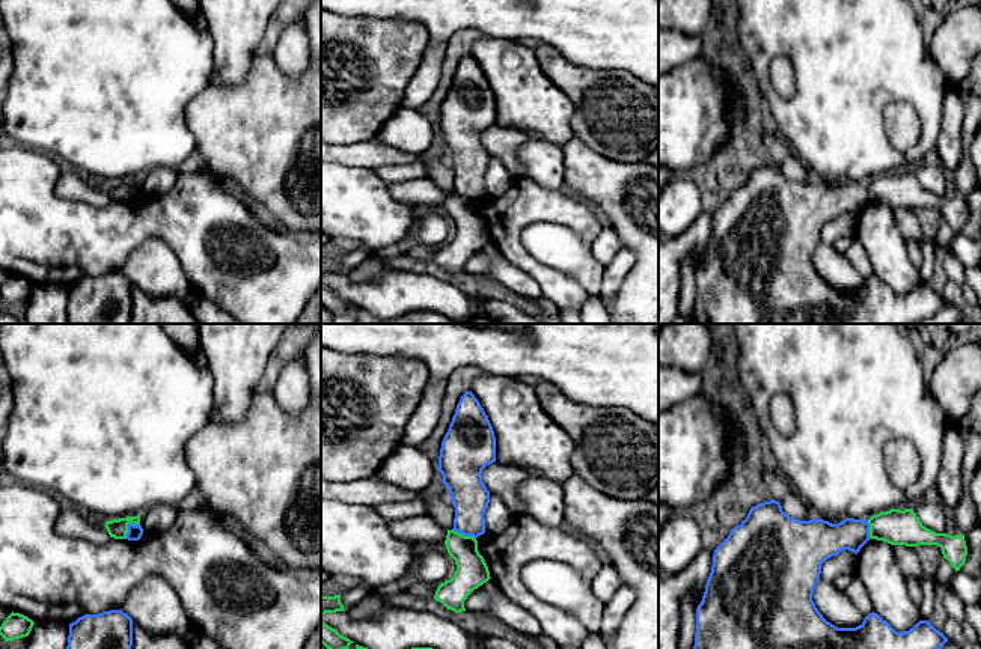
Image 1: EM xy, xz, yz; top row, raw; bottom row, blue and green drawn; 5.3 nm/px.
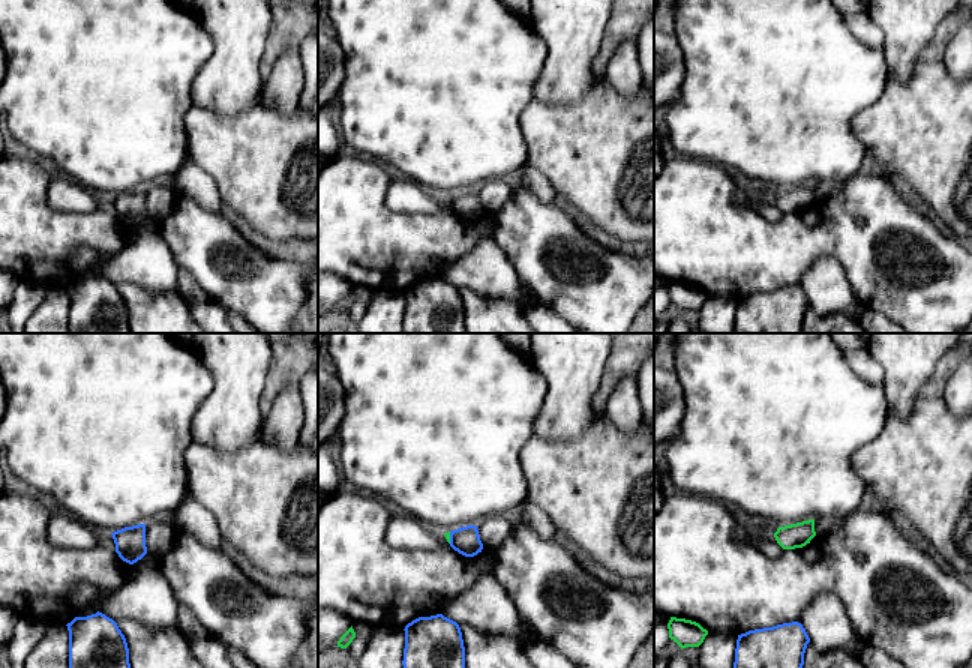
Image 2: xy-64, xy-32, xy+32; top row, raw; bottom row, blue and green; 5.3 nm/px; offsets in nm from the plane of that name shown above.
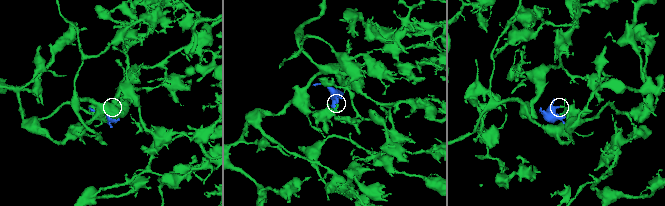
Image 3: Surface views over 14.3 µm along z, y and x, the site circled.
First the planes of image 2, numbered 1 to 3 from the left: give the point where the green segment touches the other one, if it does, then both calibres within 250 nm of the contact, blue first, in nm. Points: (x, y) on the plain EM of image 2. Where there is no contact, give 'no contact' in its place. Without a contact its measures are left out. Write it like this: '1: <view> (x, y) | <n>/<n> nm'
1: no contact
2: xy-32 (450, 201) | 150/30 nm
3: no contact

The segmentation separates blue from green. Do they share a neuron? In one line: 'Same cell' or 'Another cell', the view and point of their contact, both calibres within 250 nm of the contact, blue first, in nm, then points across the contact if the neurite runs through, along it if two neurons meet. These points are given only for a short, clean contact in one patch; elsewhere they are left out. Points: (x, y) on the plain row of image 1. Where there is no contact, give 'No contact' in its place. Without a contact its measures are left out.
Another cell. Touches blue at xy (128, 188). Thickness 80 nm (blue) against 110 nm. Boundary: xy (139, 184), (128, 187), (128, 195), (124, 201)

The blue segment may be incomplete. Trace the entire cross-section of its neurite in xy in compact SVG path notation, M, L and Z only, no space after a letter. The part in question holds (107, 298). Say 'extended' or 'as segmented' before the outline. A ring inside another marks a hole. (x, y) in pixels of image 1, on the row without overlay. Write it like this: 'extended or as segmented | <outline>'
as segmented | M122 273L84 277L69 286L66 324L131 324L133 282Z

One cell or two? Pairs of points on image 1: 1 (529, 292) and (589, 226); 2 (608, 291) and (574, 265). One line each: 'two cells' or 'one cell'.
1: two cells
2: two cells

